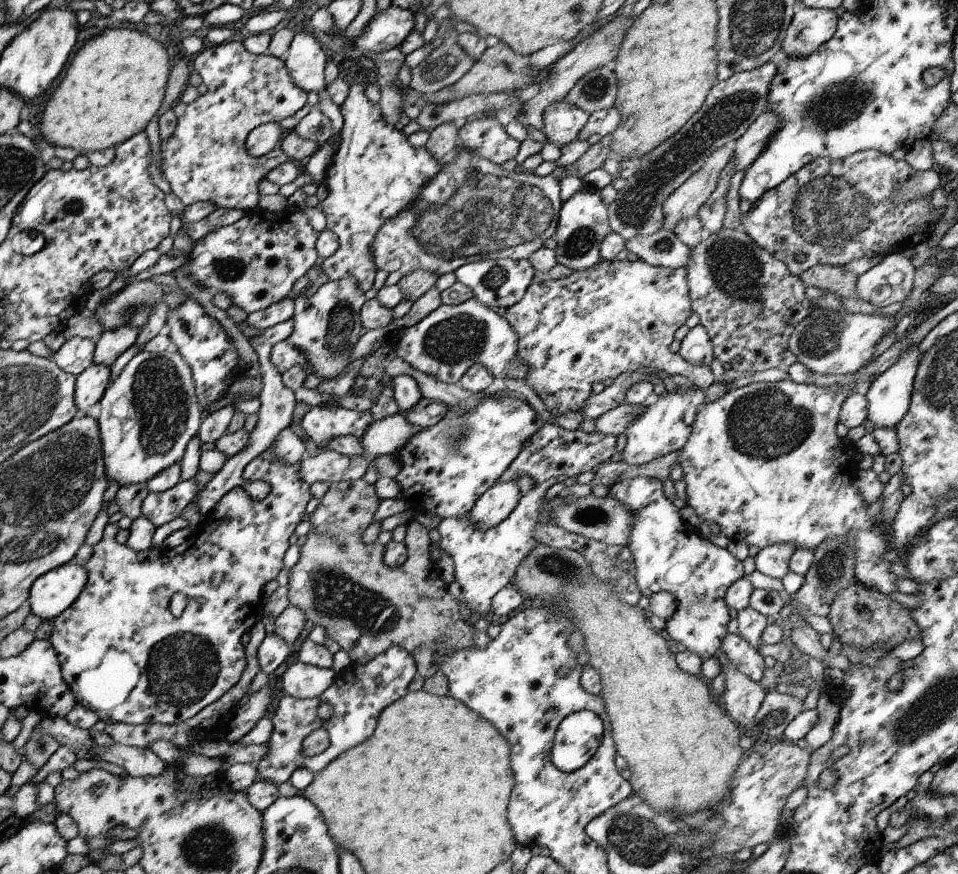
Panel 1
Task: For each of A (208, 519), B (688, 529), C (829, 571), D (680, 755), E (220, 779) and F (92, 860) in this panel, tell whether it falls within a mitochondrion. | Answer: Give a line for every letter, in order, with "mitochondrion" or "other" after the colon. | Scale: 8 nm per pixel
A: other
B: other
C: mitochondrion
D: other
E: other
F: other

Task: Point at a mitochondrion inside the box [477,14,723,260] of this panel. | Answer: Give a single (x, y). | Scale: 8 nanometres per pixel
(594, 88)

